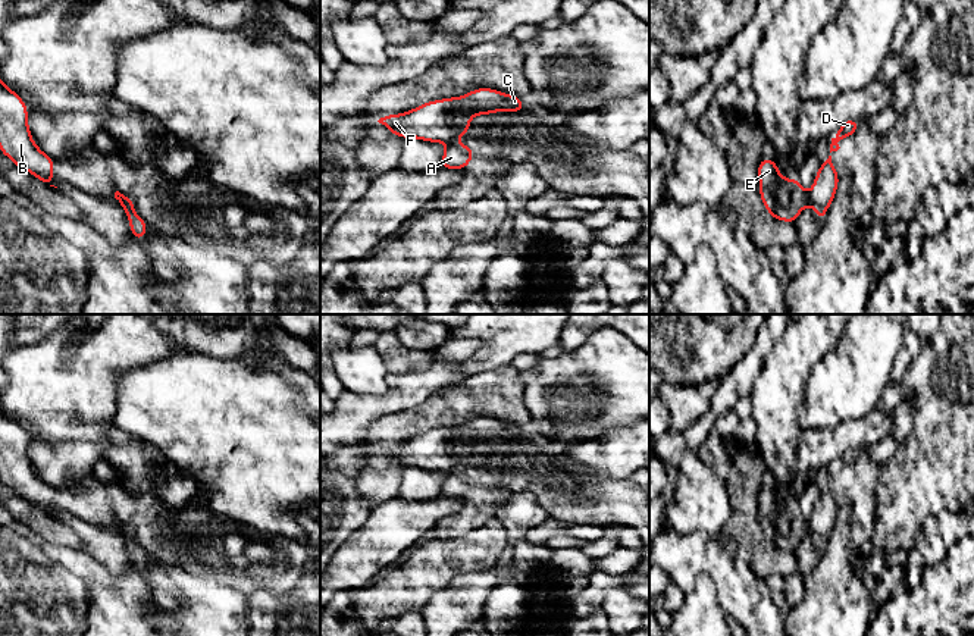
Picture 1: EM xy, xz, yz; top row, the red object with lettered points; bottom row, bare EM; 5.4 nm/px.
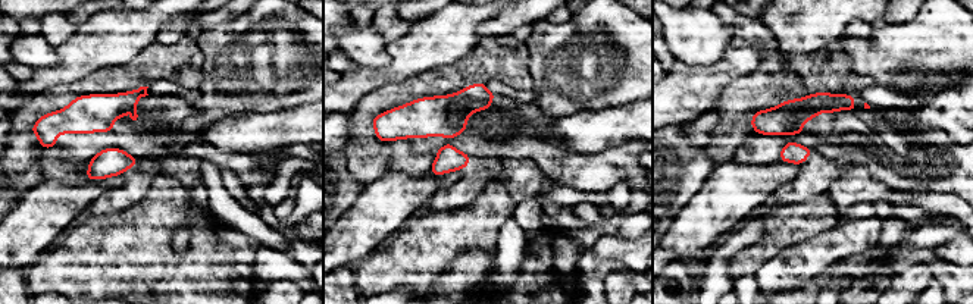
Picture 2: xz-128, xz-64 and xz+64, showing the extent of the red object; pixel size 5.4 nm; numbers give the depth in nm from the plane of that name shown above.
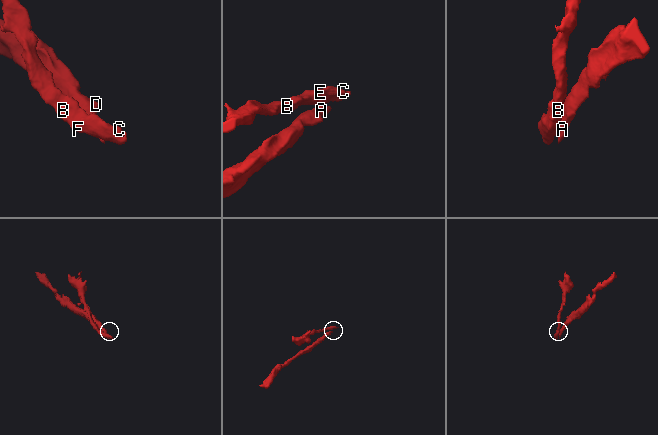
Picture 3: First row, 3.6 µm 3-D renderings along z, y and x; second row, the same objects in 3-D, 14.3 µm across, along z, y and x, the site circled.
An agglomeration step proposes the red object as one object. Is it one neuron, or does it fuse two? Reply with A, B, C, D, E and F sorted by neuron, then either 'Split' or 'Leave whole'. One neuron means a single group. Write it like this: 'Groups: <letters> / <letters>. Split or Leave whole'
Groups: A D / B C E F. Split

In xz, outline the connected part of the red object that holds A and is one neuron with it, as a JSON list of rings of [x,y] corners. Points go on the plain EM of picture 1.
[[[452,471],[445,474],[439,496],[463,499],[472,491],[473,486],[475,483],[472,480],[472,474]]]

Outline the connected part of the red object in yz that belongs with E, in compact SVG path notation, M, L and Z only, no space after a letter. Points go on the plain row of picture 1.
M762 486L758 495L760 524L765 539L776 548L795 552L809 533L808 523L795 507L786 508L777 492Z

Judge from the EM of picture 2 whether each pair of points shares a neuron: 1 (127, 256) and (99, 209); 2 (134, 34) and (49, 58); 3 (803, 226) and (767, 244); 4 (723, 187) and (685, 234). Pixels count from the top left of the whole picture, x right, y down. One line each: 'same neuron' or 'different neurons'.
1: different neurons
2: different neurons
3: same neuron
4: same neuron

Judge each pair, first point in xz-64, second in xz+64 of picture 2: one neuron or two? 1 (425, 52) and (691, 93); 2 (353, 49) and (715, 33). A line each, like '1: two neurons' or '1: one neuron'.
1: one neuron
2: one neuron

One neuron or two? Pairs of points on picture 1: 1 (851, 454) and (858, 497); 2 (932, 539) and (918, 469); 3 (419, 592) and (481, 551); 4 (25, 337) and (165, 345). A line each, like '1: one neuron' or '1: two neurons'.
1: one neuron
2: two neurons
3: one neuron
4: two neurons

